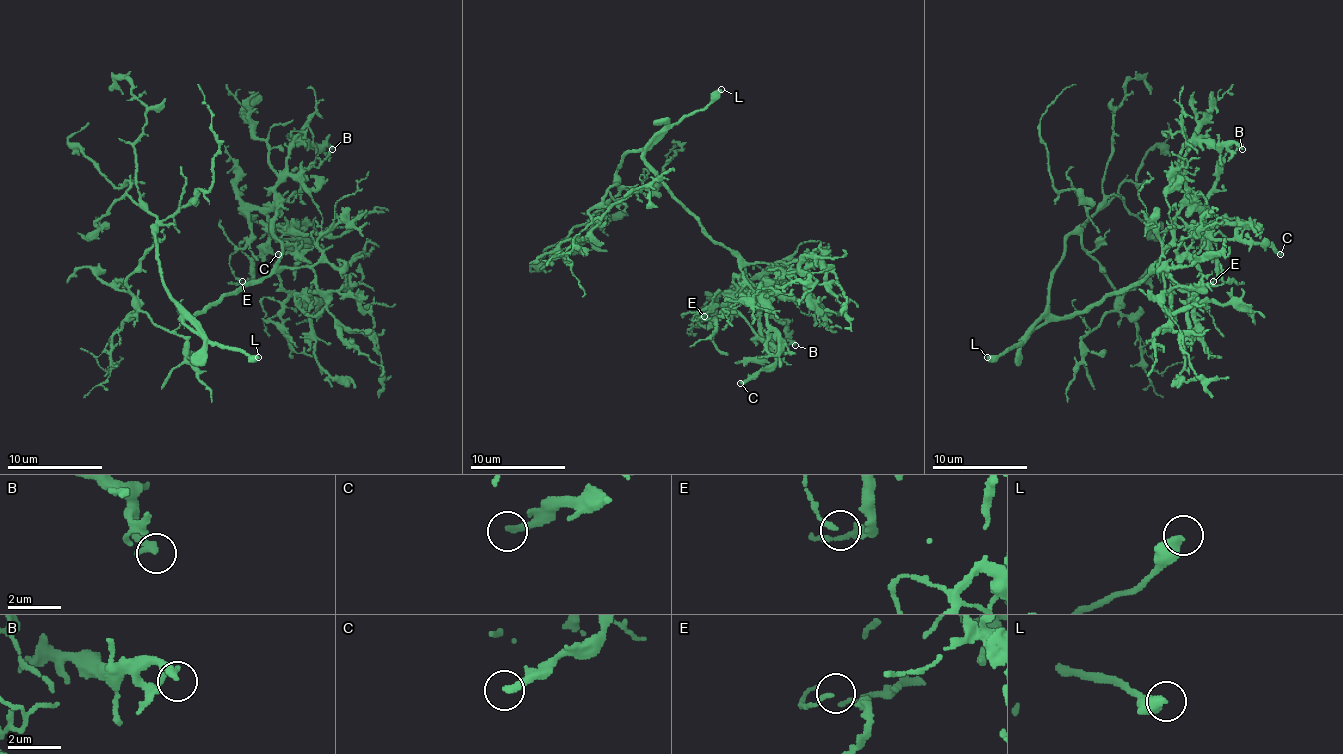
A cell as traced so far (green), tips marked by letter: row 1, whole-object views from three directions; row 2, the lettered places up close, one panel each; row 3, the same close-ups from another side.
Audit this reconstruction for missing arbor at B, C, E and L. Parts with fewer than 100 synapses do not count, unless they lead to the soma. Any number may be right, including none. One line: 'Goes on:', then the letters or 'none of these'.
Goes on: L

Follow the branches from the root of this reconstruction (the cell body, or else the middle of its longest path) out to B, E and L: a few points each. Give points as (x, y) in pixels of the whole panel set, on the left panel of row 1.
B: (192, 314), (258, 281), (280, 257), (273, 216), (275, 183), (285, 171), (287, 149), (294, 142), (332, 149)
E: (192, 314), (270, 271), (282, 252), (273, 226), (254, 257), (239, 242), (230, 257), (242, 281)
L: (192, 314), (182, 316), (187, 316), (211, 340), (225, 348), (237, 348), (249, 357), (258, 357)

